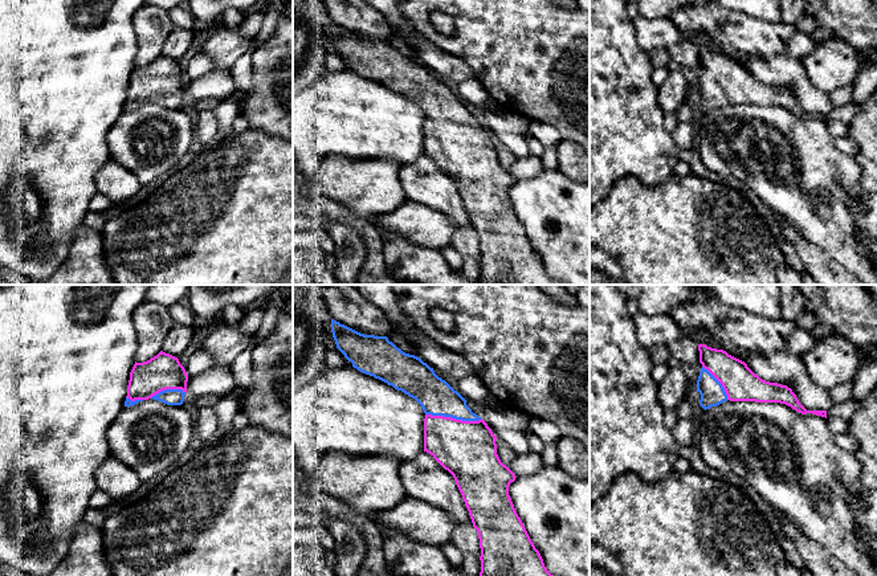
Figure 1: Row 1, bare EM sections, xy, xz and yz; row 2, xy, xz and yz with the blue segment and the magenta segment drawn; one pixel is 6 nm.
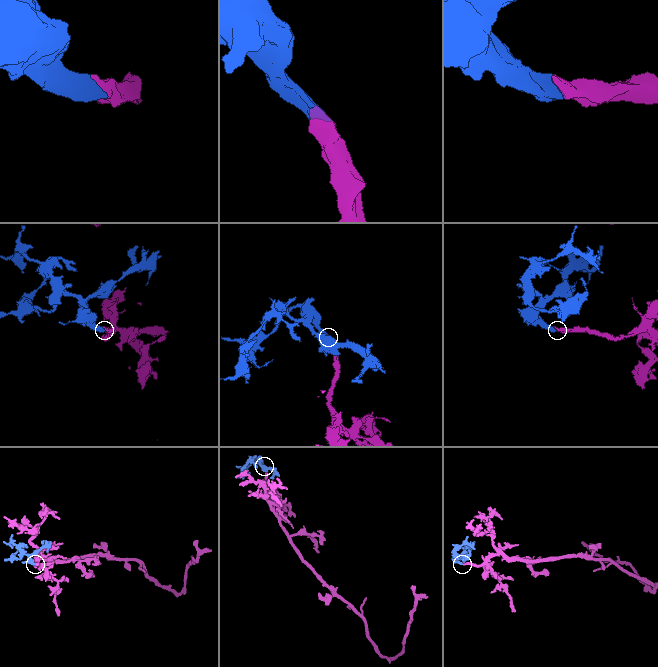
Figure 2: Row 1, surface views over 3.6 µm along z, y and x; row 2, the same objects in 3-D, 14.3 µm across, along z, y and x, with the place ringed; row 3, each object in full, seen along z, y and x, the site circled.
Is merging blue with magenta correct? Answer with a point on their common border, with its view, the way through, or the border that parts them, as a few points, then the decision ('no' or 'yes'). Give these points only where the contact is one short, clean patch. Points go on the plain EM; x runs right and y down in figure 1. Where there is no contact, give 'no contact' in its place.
xz (453, 121) | yes

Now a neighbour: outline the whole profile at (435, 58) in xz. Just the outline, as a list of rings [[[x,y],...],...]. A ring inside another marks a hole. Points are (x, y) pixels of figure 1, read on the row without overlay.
[[[392,28],[392,36],[405,40],[417,52],[417,61],[431,72],[438,73],[457,85],[476,78],[473,69],[461,57],[444,52],[425,36],[408,34],[395,28]]]

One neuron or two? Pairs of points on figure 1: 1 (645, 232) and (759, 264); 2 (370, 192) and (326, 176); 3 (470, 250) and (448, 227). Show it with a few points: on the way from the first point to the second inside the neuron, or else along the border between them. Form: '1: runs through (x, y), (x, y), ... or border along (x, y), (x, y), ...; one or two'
1: runs through (673, 241), (684, 245), (702, 264), (731, 264); one
2: runs through (359, 184), (337, 176); one
3: border along (435, 211), (457, 225), (452, 244); two

